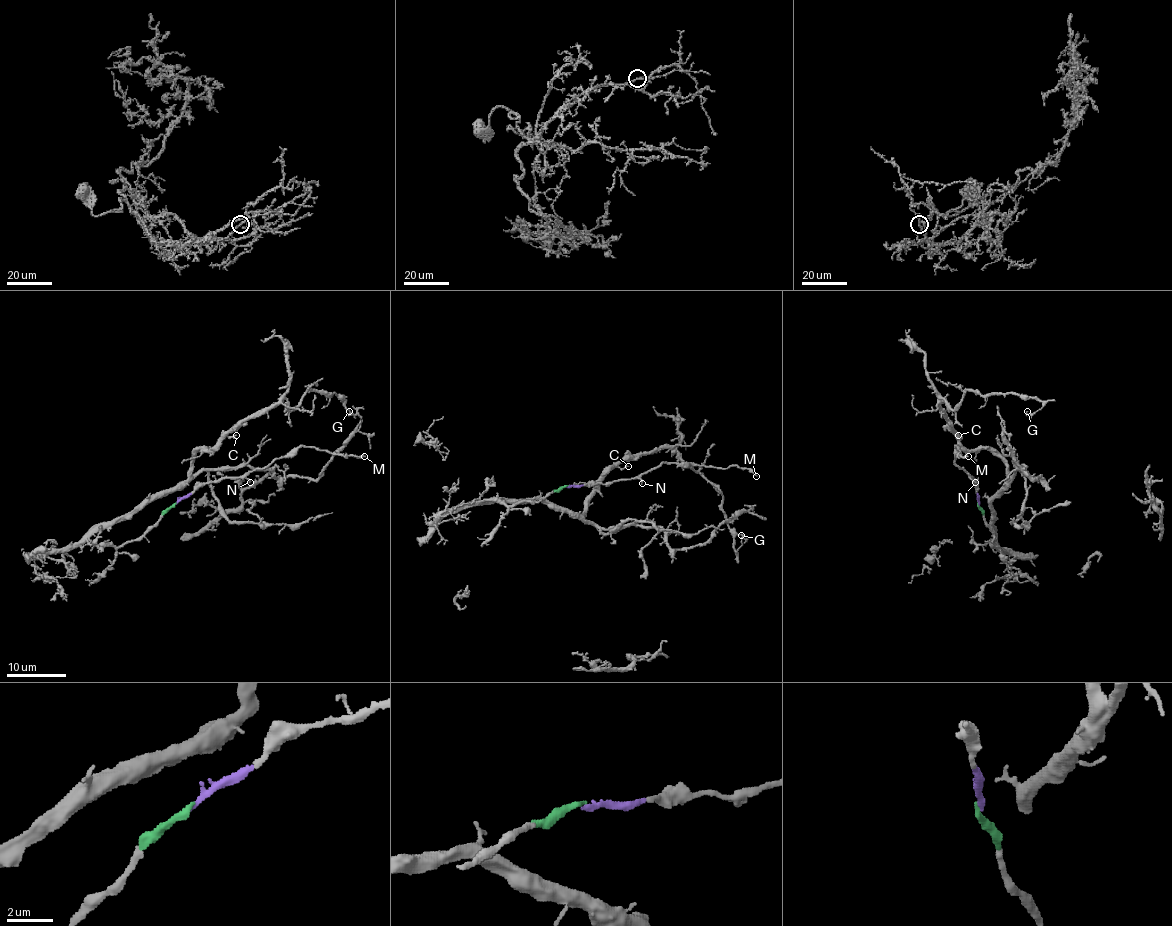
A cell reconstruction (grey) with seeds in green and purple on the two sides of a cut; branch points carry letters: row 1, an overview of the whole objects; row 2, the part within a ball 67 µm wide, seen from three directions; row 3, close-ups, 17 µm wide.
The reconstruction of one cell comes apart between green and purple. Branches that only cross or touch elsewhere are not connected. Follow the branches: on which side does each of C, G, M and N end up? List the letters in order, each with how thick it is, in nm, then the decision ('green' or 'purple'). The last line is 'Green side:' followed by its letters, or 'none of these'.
C: 170 nm | green
G: 100 nm | green
M: 190 nm | purple
N: 140 nm | purple
Green side: C, G

